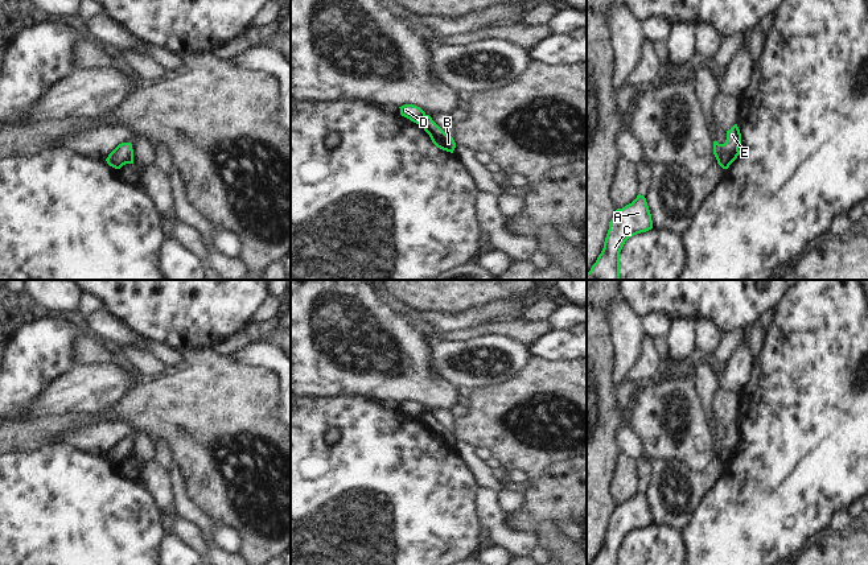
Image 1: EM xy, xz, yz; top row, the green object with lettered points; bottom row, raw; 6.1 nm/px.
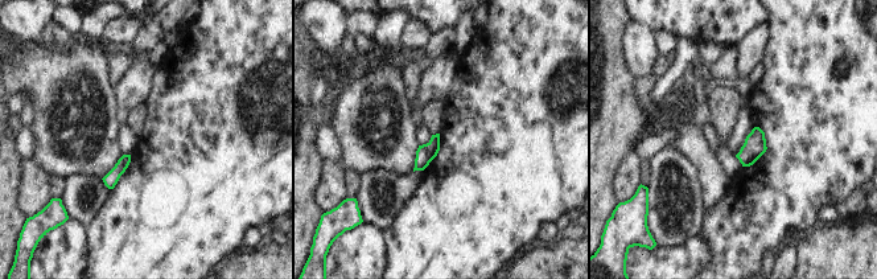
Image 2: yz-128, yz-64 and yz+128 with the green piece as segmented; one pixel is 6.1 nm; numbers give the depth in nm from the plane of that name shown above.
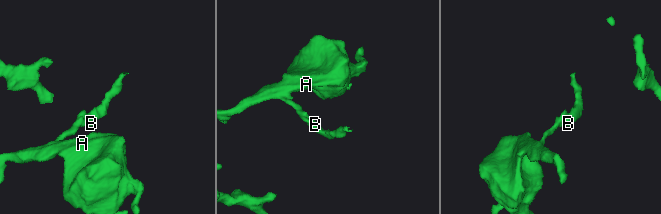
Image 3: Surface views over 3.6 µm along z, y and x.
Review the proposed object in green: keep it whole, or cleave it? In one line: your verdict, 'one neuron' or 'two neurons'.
two neurons

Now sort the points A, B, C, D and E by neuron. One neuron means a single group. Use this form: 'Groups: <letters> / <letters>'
Groups: A C D E / B

